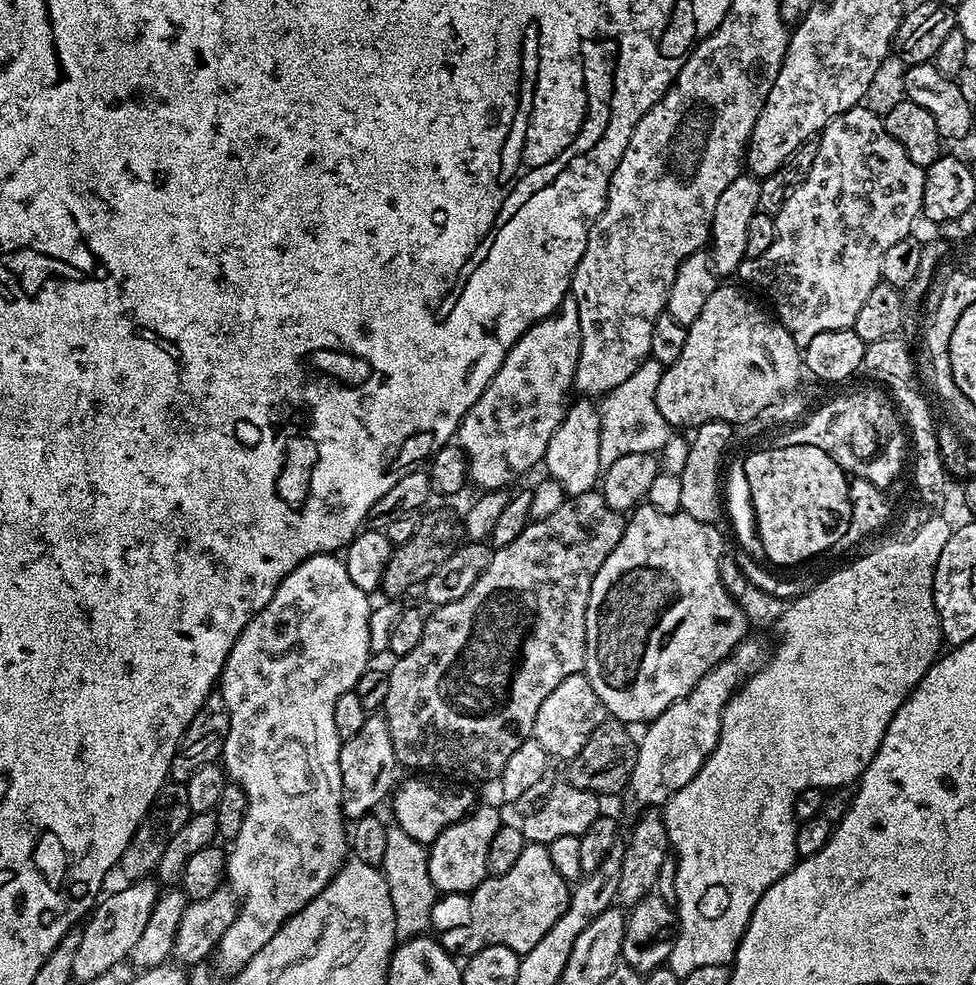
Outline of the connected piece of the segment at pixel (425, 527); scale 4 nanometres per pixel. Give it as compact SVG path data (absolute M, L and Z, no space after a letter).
M427 512L421 515L418 530L414 530L414 535L392 549L392 557L390 562L386 562L386 570L382 574L382 582L379 586L379 591L385 592L385 597L403 598L402 596L406 595L411 588L419 589L424 580L430 578L430 574L434 574L434 570L438 570L438 566L442 566L442 562L446 562L446 558L450 558L450 554L454 554L462 543L462 524L457 517L455 520L448 512Z

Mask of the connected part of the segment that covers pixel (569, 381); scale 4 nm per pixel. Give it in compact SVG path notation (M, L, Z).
M571 294L564 297L556 311L536 321L528 327L526 334L522 334L522 338L518 338L486 390L482 390L478 402L470 406L460 421L458 443L468 455L468 475L473 485L476 483L480 490L507 489L507 484L514 483L519 476L526 475L535 464L539 465L543 461L546 446L550 446L550 438L554 430L558 430L570 403L568 391L571 393L574 388L581 346L578 302Z

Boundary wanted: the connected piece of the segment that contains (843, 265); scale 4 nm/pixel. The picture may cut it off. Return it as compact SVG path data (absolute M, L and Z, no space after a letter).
M857 106L838 113L824 128L824 131L819 133L818 154L814 158L814 166L810 166L810 174L806 174L806 182L802 182L802 186L798 186L798 190L794 190L794 194L790 194L790 198L786 198L782 210L777 212L774 217L776 237L774 242L770 242L770 250L766 250L766 254L758 254L758 258L753 260L745 258L740 264L739 279L742 278L761 288L772 299L771 311L802 350L806 346L810 346L810 338L815 338L817 334L822 334L826 330L842 330L852 327L854 318L858 318L858 309L866 303L870 290L874 290L874 286L881 283L880 271L882 270L882 258L886 258L886 250L890 250L890 246L894 246L894 242L902 242L902 238L913 235L912 223L915 222L916 216L918 220L922 212L925 169L910 162L910 154L906 154L906 150L902 150L902 146L898 146L898 142L894 142L894 138L890 138L881 113L879 111L871 112L870 109L864 107Z

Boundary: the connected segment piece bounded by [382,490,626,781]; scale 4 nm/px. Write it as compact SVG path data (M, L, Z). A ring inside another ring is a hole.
M593 490L586 494L568 496L550 514L550 518L532 520L510 542L510 546L502 546L495 549L478 582L458 598L458 602L446 602L431 609L427 613L422 639L418 646L410 650L410 654L399 657L395 661L396 665L388 672L390 691L386 694L386 702L382 709L384 721L390 726L390 740L394 742L394 754L401 765L408 768L453 768L460 776L469 776L472 780L492 780L495 781L502 774L506 762L510 759L510 754L522 746L522 742L532 735L534 718L538 718L538 706L546 702L546 698L562 682L562 678L581 675L584 671L584 659L586 658L586 602L590 598L590 586L594 582L594 574L602 570L602 562L618 546L618 542L624 533L625 517L619 512L610 510L606 506L606 498L603 491Z

